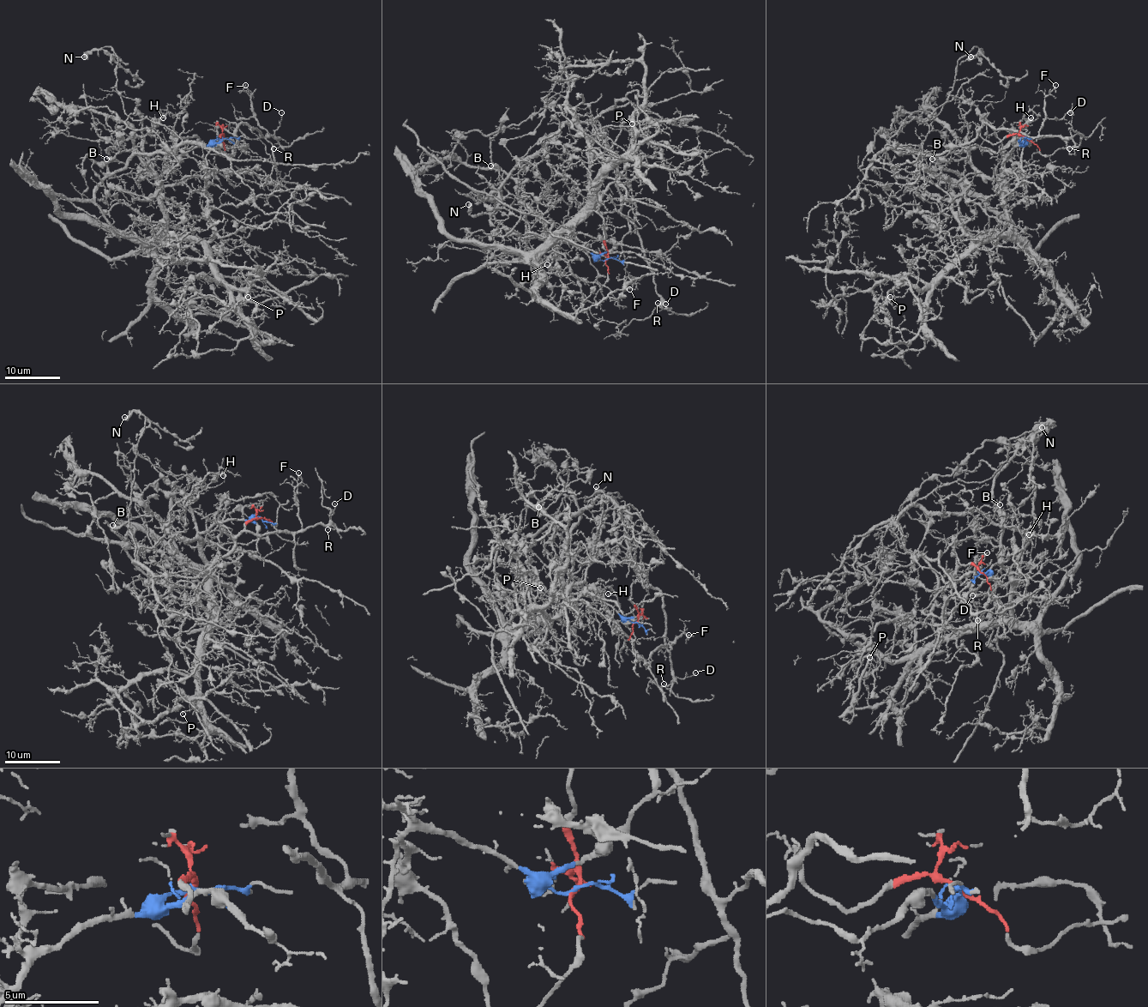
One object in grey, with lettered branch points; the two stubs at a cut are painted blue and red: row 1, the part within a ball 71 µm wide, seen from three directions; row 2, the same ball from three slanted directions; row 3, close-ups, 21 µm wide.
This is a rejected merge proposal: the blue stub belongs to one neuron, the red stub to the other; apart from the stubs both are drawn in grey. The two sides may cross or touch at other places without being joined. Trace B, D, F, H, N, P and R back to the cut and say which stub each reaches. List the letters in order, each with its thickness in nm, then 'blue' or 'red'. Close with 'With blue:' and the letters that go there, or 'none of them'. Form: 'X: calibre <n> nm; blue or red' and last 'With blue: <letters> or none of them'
B: calibre 440 nm; blue
D: calibre 100 nm; red
F: calibre 90 nm; red
H: calibre 130 nm; blue
N: calibre 400 nm; red
P: calibre 130 nm; blue
R: calibre 110 nm; red
With blue: B, H, P

